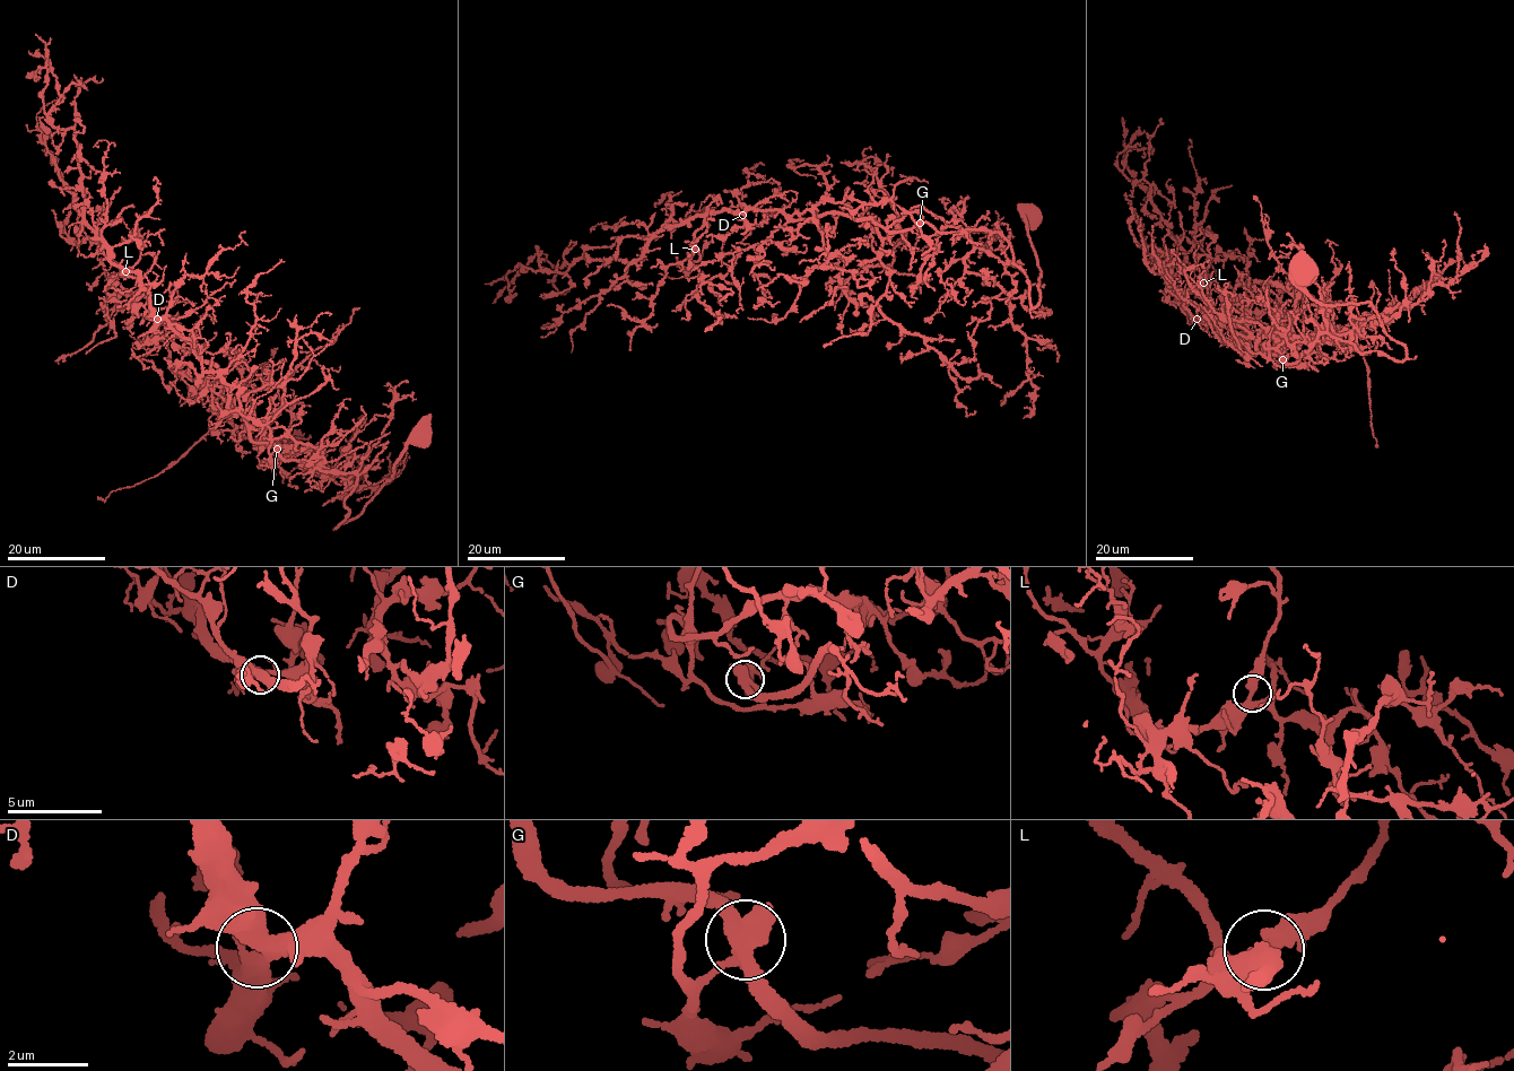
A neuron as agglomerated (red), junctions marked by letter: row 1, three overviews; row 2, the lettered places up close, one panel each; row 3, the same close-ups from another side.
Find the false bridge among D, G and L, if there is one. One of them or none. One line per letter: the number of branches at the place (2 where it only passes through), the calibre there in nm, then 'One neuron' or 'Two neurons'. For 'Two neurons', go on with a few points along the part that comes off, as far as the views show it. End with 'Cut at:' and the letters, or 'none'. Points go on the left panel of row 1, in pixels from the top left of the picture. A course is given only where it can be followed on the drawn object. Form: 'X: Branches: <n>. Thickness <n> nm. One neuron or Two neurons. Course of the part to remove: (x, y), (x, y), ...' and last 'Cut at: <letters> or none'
D: Branches: 3. Thickness 400 nm. One neuron
G: Branches: 3. Thickness 460 nm. One neuron
L: Branches: 3. Thickness 340 nm. One neuron
Cut at: none

